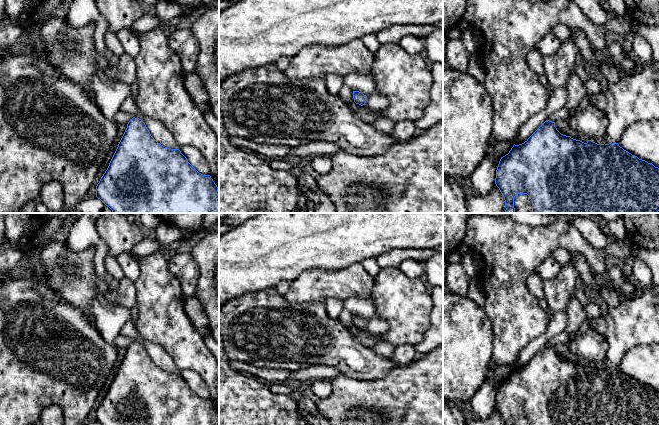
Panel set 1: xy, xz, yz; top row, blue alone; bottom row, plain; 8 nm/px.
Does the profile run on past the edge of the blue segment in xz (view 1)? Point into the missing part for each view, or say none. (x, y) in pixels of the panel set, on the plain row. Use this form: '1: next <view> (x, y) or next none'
1: next none

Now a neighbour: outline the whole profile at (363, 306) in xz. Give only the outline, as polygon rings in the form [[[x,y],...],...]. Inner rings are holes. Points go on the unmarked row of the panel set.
[[[371,295],[369,297],[351,297],[343,301],[343,308],[352,315],[362,316],[367,321],[375,314],[375,305]]]

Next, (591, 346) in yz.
[[[594,329],[586,332],[577,332],[567,343],[572,354],[593,364],[606,360],[608,344],[605,336],[602,336]]]

